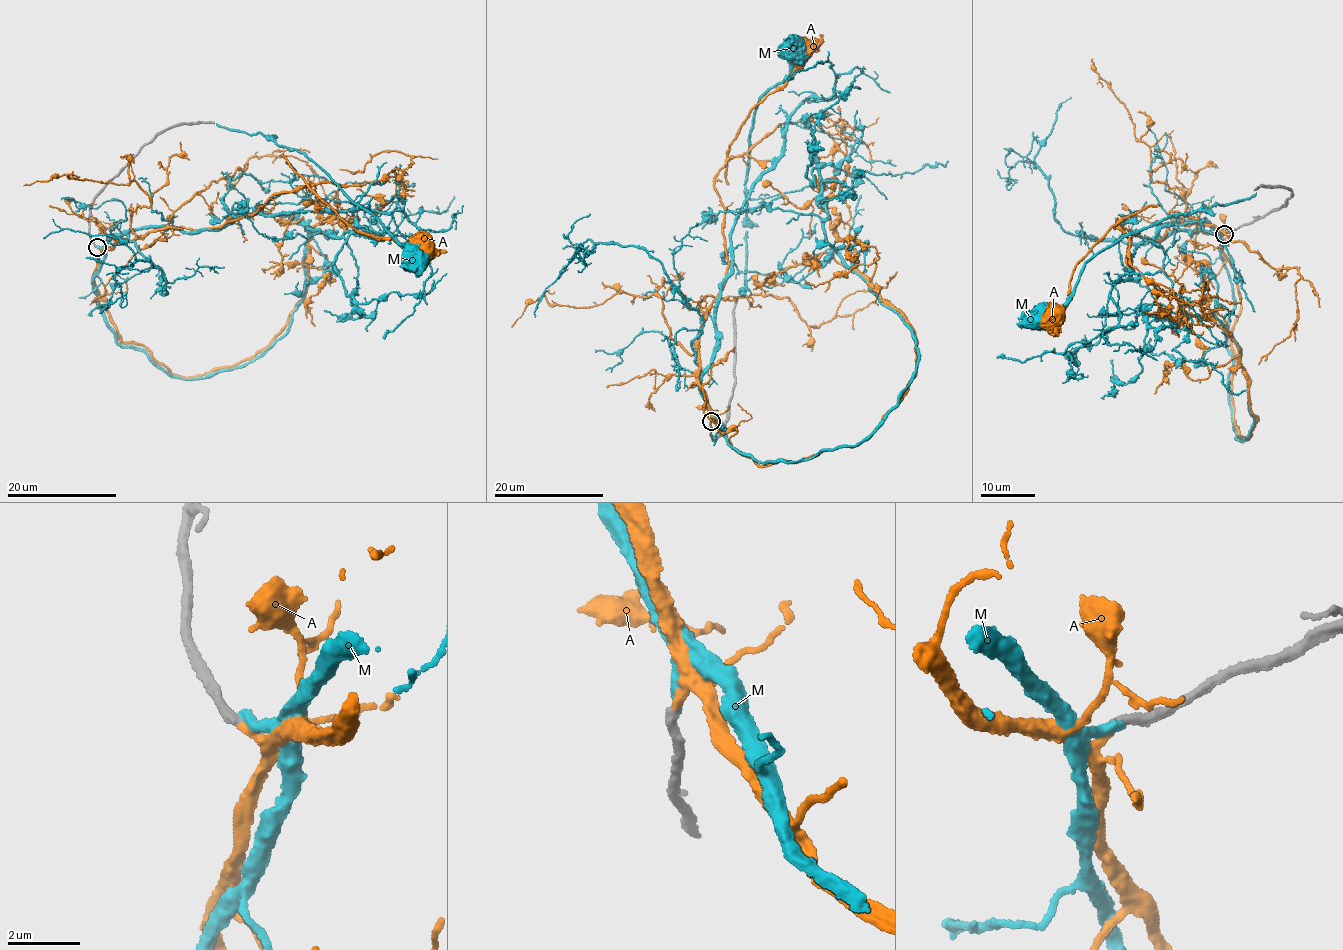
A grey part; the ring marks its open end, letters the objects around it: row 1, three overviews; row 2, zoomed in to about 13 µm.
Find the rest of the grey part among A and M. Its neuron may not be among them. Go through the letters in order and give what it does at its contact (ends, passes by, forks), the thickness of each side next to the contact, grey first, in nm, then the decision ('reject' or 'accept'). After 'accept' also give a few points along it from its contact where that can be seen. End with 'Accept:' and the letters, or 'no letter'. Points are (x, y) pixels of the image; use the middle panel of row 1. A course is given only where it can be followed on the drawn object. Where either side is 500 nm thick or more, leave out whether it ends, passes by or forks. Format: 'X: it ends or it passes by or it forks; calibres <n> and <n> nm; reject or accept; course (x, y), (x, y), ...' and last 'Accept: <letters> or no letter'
A: it ends; calibres 280 and 260 nm; accept; course (710, 421), (697, 347), (727, 268), (725, 211), (714, 184), (748, 110), (793, 73), (791, 45), (796, 49)
M: it ends; calibres 280 and 260 nm; reject
Accept: A

